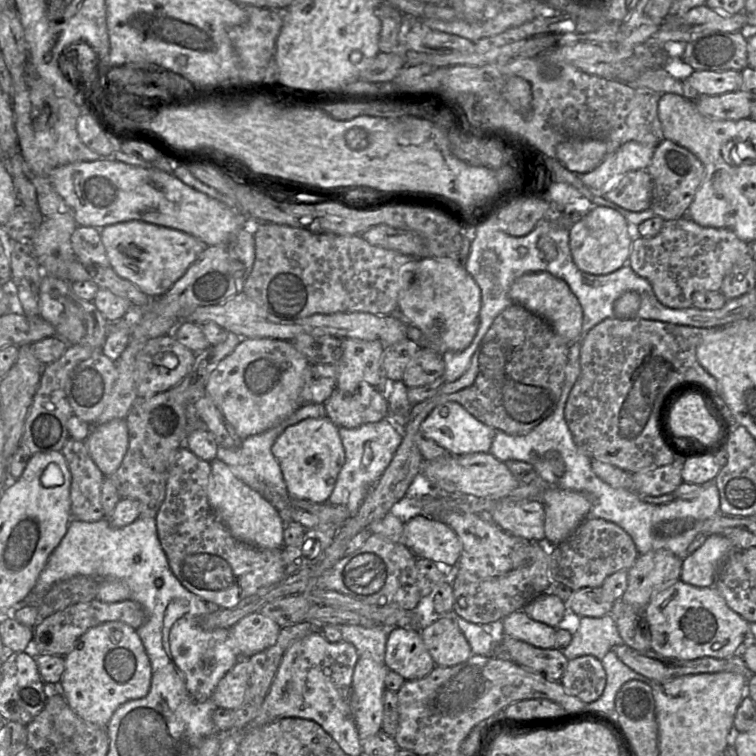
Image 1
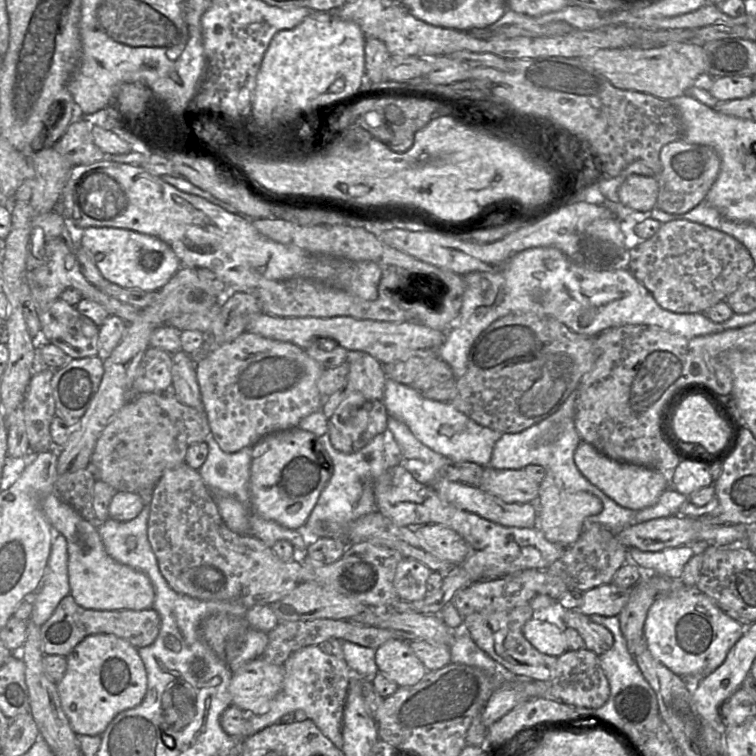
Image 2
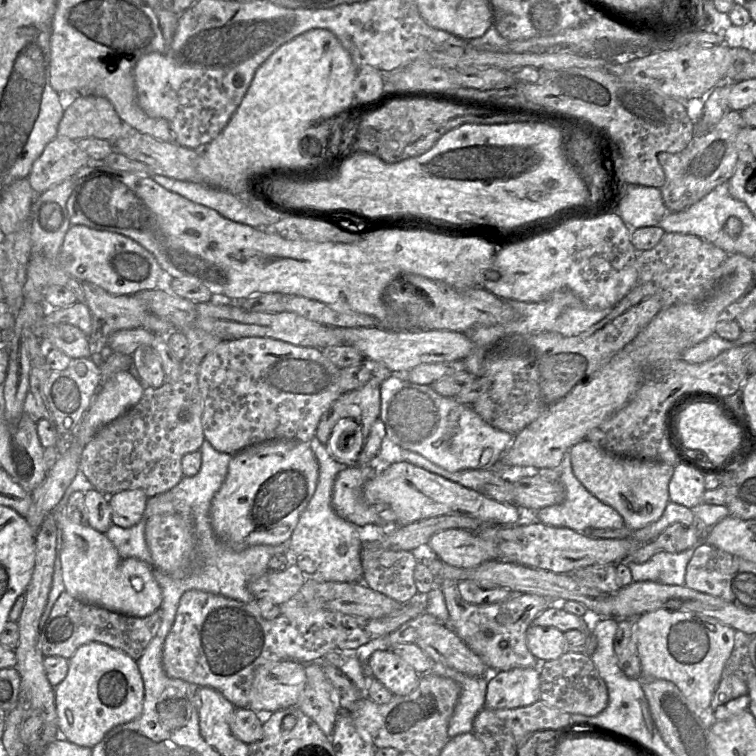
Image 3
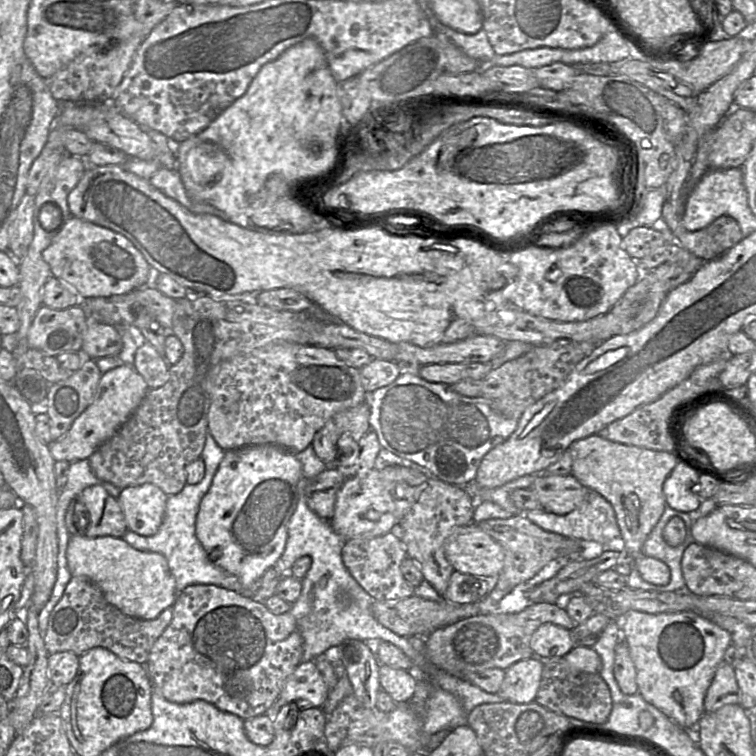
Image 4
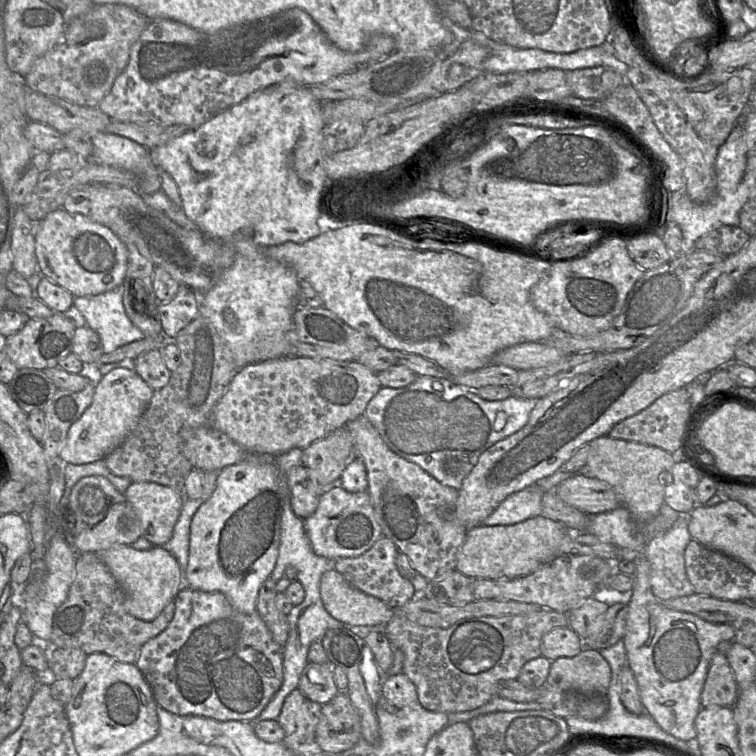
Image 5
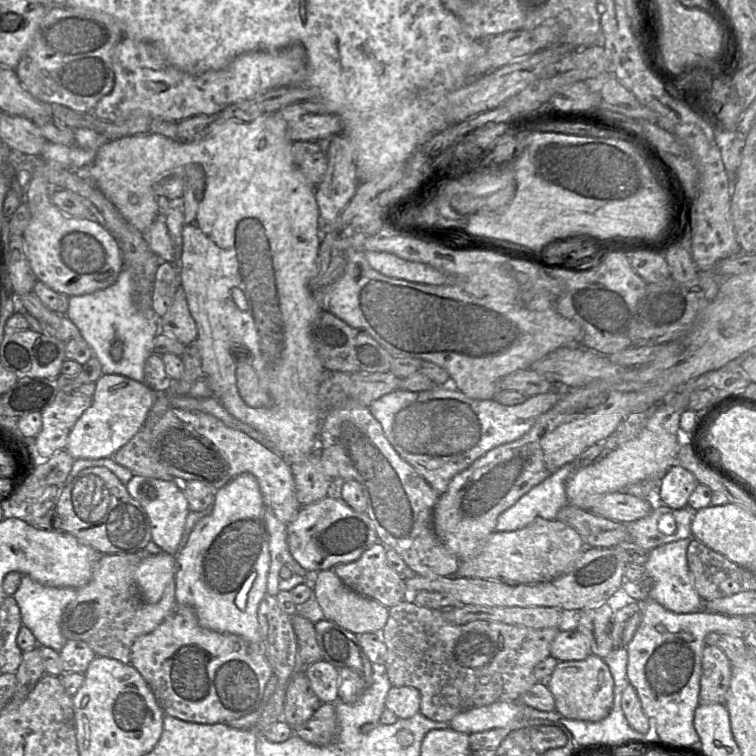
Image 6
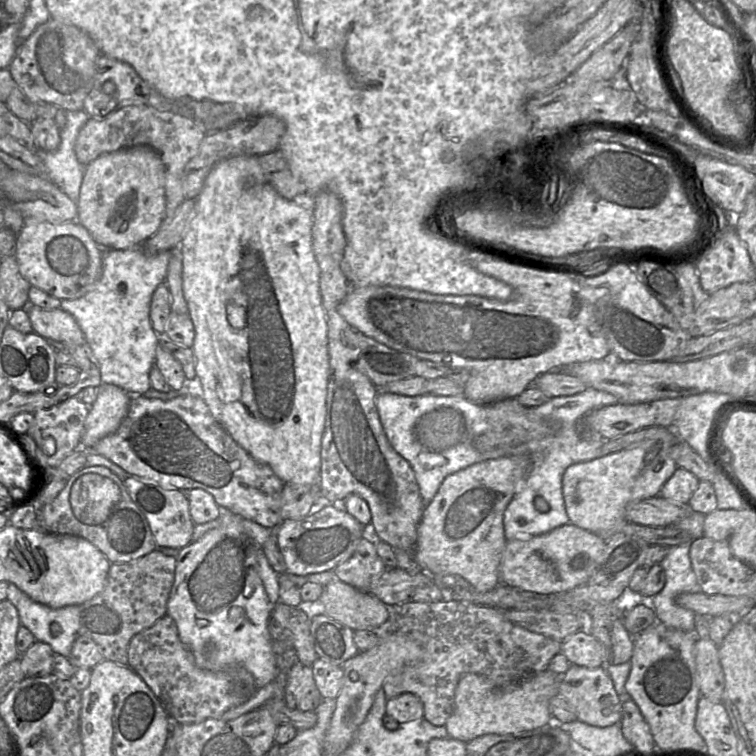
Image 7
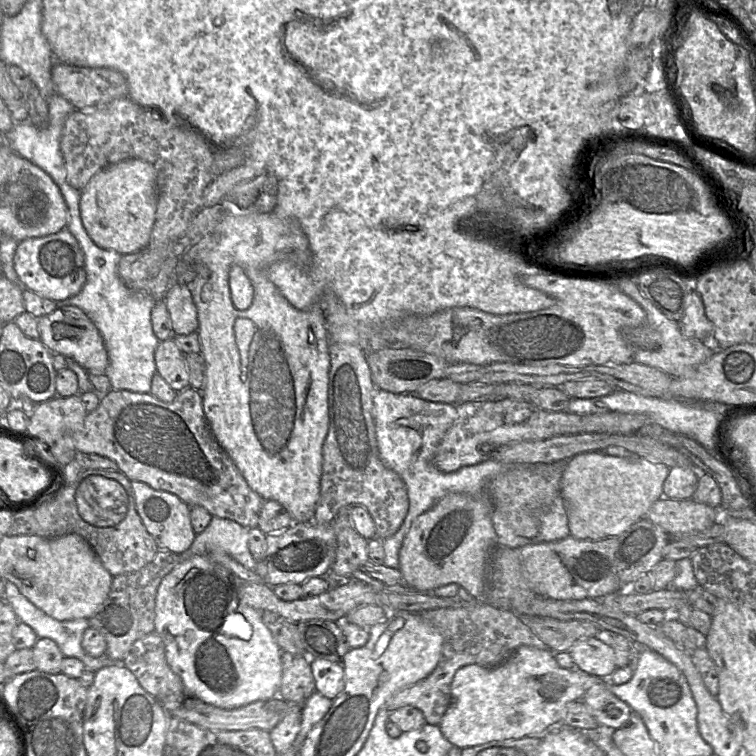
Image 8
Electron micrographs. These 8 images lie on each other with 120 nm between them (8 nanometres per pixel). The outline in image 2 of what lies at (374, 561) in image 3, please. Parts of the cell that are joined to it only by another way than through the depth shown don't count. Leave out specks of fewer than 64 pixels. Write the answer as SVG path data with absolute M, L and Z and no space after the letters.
M403 558L396 568L393 581L399 600L418 601L428 594L426 582L432 571L423 563L410 558Z

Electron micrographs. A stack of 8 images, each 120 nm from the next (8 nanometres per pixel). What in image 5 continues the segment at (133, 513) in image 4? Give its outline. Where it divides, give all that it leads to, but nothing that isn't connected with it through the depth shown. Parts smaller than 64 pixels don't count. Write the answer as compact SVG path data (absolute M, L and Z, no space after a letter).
M132 482L124 495L139 518L142 537L153 546L164 546L172 536L184 496L155 482Z

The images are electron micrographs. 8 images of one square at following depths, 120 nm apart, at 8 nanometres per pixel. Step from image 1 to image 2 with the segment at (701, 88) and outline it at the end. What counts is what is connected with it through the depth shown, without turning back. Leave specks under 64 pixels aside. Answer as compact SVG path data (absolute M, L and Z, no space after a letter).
M708 74L702 76L702 80L695 85L700 85L709 91L717 101L746 98L754 94L752 77L747 76L723 76L712 78Z

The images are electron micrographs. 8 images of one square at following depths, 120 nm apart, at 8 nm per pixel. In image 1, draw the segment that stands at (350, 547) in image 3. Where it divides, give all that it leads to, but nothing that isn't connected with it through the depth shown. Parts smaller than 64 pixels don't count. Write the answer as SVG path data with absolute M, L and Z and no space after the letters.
M387 417L379 422L363 424L357 428L339 428L339 435L345 452L342 466L327 504L344 505L355 513L370 489L390 464L402 441L402 431L398 431Z

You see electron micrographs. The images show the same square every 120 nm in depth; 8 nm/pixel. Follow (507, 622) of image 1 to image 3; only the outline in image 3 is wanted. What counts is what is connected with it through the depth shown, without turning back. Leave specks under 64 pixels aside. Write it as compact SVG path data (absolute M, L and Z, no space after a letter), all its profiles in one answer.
M531 625L526 633L526 645L540 663L558 659L566 652L564 633L554 627Z

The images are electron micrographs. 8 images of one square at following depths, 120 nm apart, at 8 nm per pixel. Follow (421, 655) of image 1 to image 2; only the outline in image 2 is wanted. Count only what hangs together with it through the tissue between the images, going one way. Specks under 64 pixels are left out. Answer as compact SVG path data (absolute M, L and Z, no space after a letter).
M396 638L376 649L375 662L378 671L399 687L416 685L428 672L412 651L409 642Z

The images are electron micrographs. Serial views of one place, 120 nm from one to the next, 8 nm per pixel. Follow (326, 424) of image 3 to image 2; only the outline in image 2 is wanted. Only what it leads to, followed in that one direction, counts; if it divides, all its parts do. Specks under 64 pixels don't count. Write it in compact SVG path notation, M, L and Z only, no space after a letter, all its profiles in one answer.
M350 351L345 363L349 366L345 385L325 398L321 407L328 420L344 400L347 403L365 403L383 399L387 376L378 360L364 352Z

